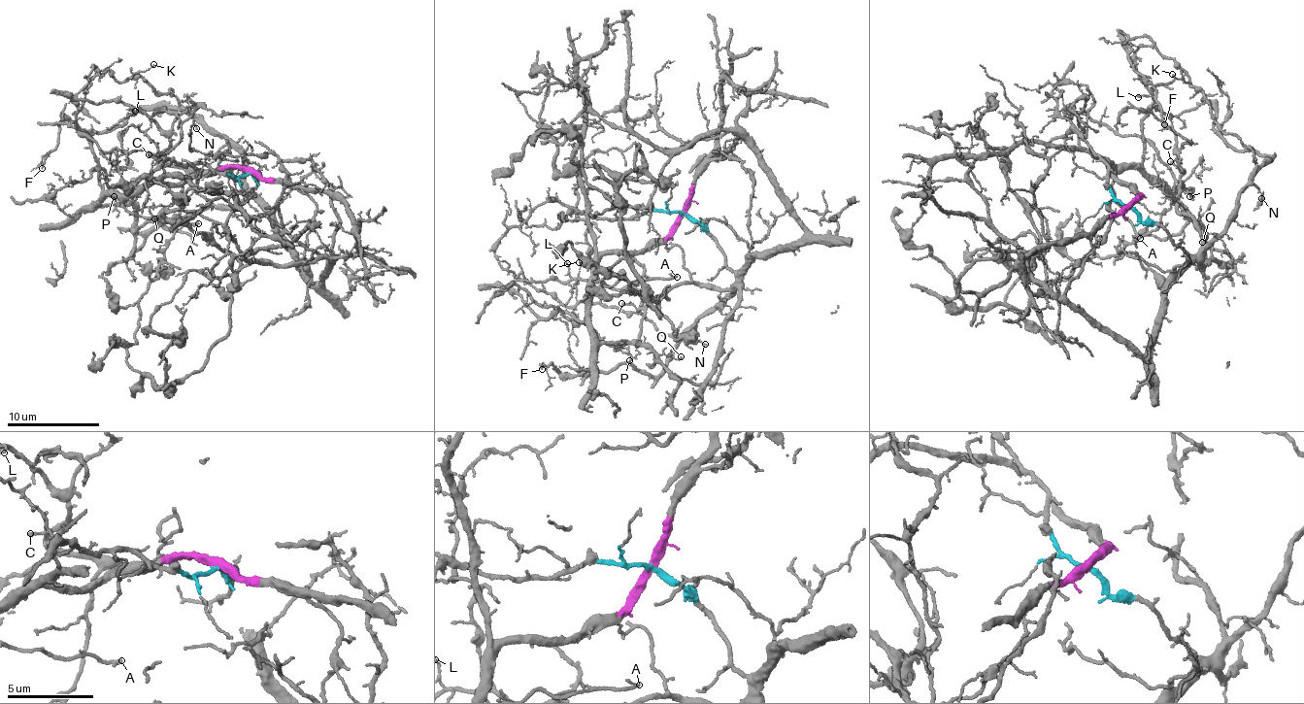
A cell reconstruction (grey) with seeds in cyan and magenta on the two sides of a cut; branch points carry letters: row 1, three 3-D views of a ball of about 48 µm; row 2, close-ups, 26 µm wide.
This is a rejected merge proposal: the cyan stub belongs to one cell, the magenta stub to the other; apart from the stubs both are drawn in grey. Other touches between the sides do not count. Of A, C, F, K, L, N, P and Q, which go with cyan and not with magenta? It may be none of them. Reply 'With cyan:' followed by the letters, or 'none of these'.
With cyan: C, F, K, L, N, P

